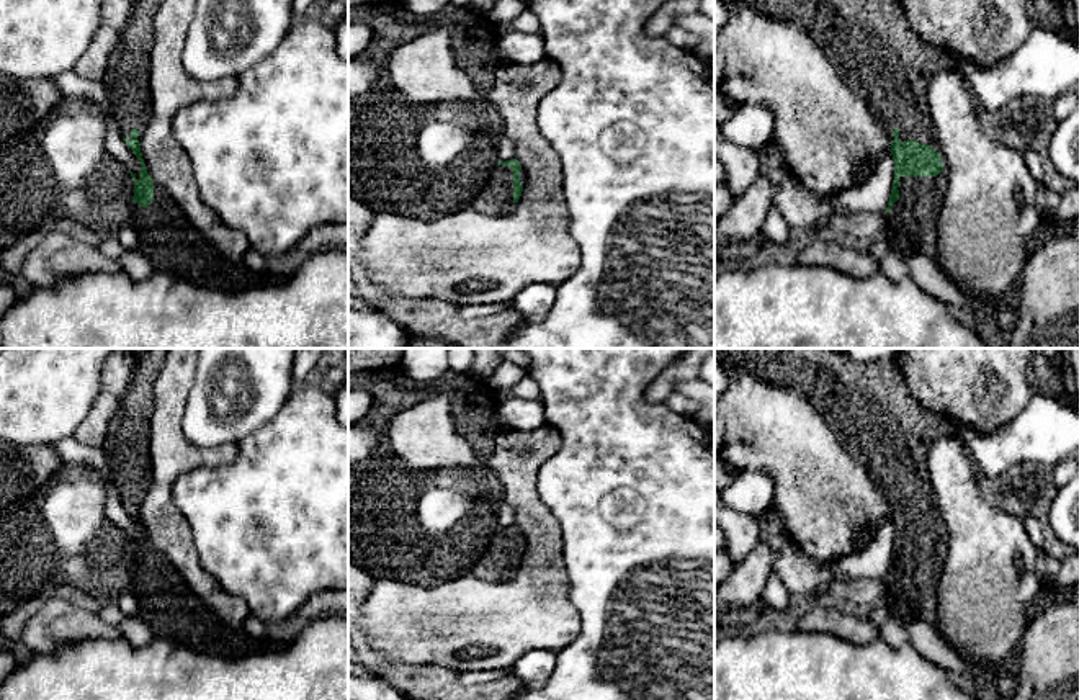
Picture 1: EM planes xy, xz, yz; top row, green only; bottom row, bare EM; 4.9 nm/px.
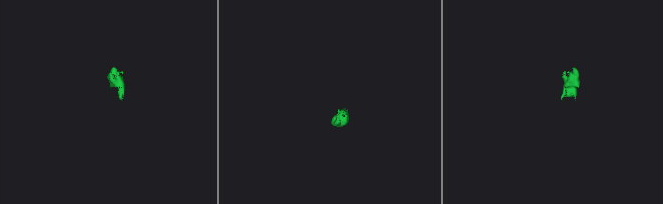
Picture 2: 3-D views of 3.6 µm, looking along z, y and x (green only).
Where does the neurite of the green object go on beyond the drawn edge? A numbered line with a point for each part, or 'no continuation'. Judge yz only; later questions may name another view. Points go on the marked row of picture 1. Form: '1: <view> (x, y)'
1: yz (872, 46)
2: yz (914, 216)

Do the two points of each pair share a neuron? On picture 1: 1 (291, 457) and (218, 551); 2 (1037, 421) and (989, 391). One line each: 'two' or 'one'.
1: one
2: two

